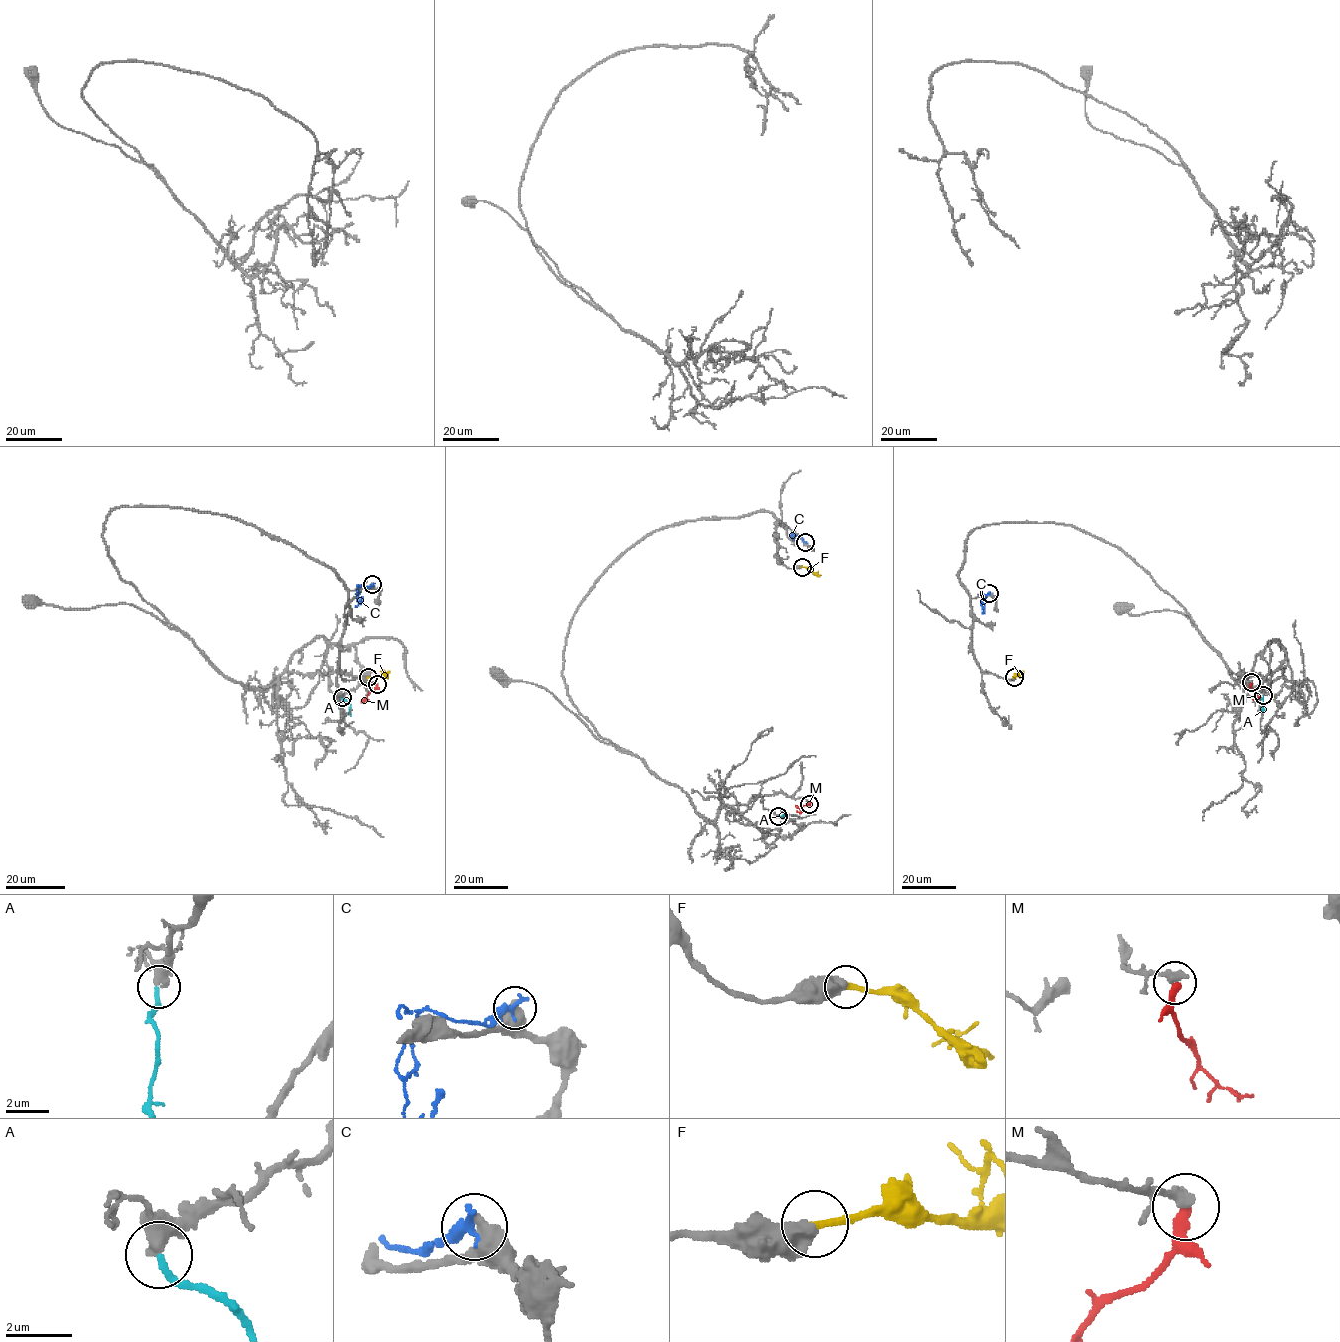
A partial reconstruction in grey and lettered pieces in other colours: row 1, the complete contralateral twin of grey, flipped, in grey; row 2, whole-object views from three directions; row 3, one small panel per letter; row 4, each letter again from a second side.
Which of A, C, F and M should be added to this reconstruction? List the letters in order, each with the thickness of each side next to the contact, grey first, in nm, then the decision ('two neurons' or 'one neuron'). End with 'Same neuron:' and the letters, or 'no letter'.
A: 360 nm thick on the grey side, 200 nm on the other; one neuron
C: 550 nm thick on the grey side, 320 nm on the other; two neurons
F: 600 nm thick on the grey side, 240 nm on the other; one neuron
M: 440 nm thick on the grey side, 360 nm on the other; two neurons
Same neuron: A, F

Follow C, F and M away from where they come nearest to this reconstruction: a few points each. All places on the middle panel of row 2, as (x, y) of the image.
C: (806, 542), (800, 537), (793, 538), (791, 534), (796, 536)
F: (802, 567), (809, 567), (815, 574), (818, 571)
M: (810, 804), (804, 805), (796, 812)

